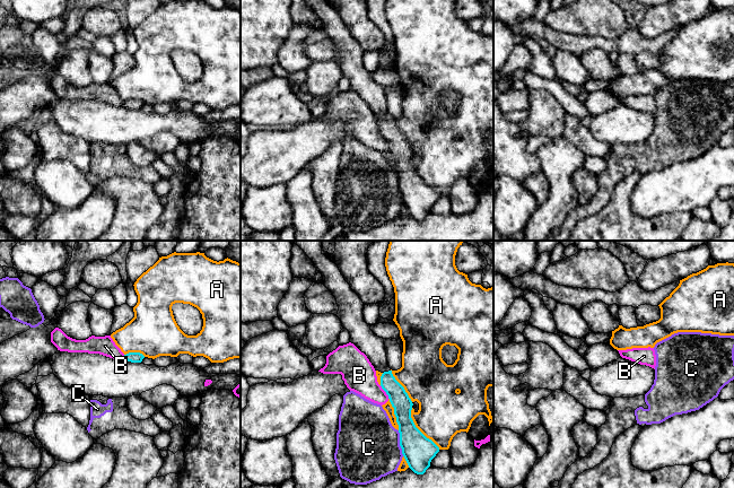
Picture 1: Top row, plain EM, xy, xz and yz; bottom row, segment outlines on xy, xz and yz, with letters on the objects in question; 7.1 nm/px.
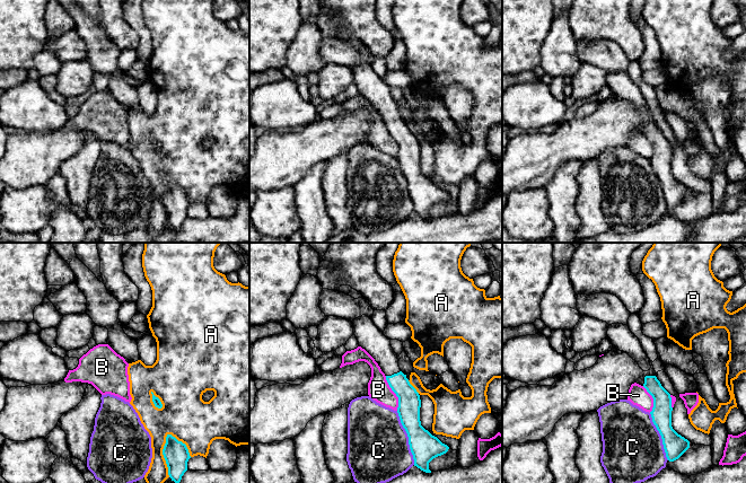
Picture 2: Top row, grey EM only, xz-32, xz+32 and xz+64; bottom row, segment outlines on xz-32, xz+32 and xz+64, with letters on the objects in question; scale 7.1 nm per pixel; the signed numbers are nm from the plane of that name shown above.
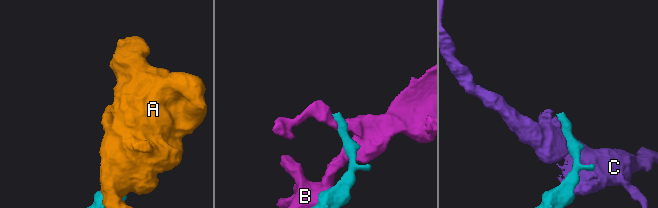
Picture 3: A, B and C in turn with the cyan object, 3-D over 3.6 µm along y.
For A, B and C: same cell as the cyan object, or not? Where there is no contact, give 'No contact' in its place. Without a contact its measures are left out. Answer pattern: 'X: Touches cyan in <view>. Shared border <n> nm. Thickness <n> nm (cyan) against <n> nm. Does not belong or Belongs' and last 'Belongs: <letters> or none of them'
A: Touches cyan in xz. Shared border 360 nm. Thickness 220 nm (cyan) against 360 nm. Does not belong
B: Touches cyan in xz. Shared border 120 nm. Thickness 140 nm (cyan) against 240 nm. Does not belong
C: Touches cyan in xz. Shared border 190 nm. Thickness 220 nm (cyan) against 440 nm. Does not belong
Belongs: none of them

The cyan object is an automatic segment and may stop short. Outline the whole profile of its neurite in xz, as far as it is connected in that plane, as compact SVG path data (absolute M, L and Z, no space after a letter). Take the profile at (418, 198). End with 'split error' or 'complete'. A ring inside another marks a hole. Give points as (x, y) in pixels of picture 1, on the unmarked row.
M306 0L323 23L323 32L333 41L339 53L337 63L350 80L350 89L364 99L375 117L382 120L381 133L388 142L399 172L400 193L409 215L423 221L439 194L427 185L411 165L412 148L395 127L387 110L384 86L377 84L364 67L364 50L344 27L338 12L322 0Z; split error

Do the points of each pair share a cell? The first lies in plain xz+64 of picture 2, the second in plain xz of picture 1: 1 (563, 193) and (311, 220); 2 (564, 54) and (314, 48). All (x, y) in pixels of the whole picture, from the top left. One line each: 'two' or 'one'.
1: one
2: two

